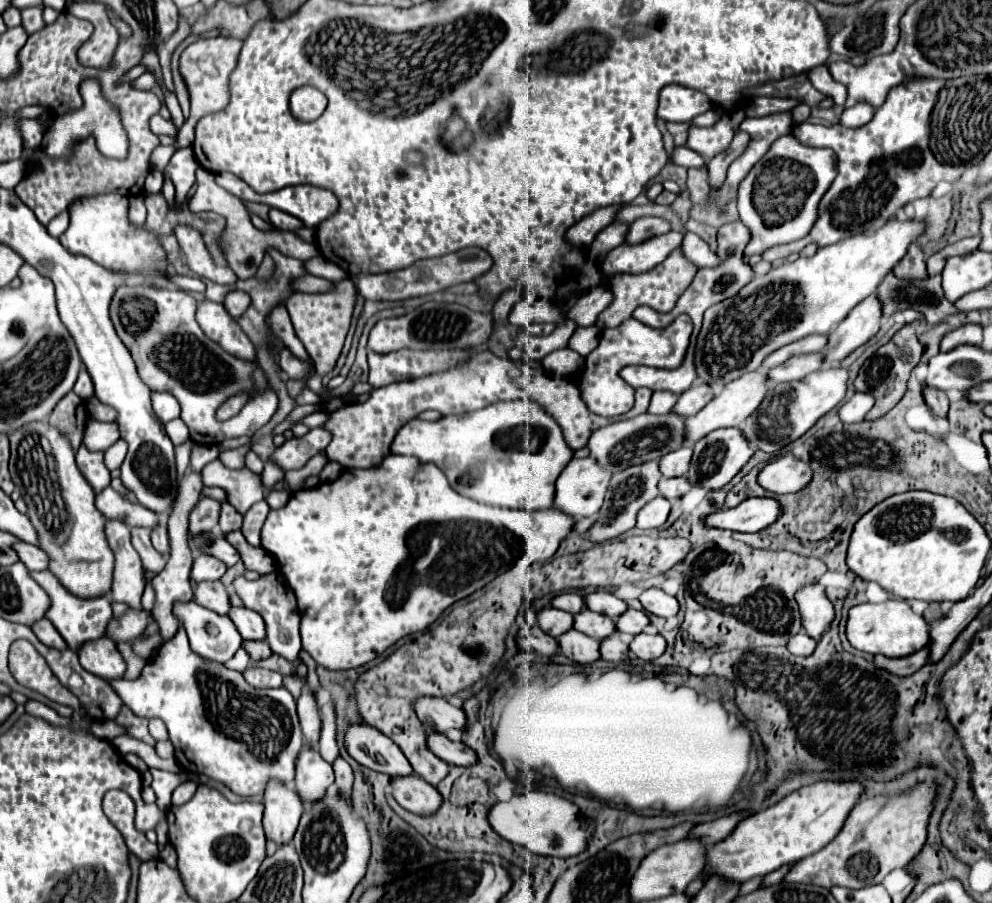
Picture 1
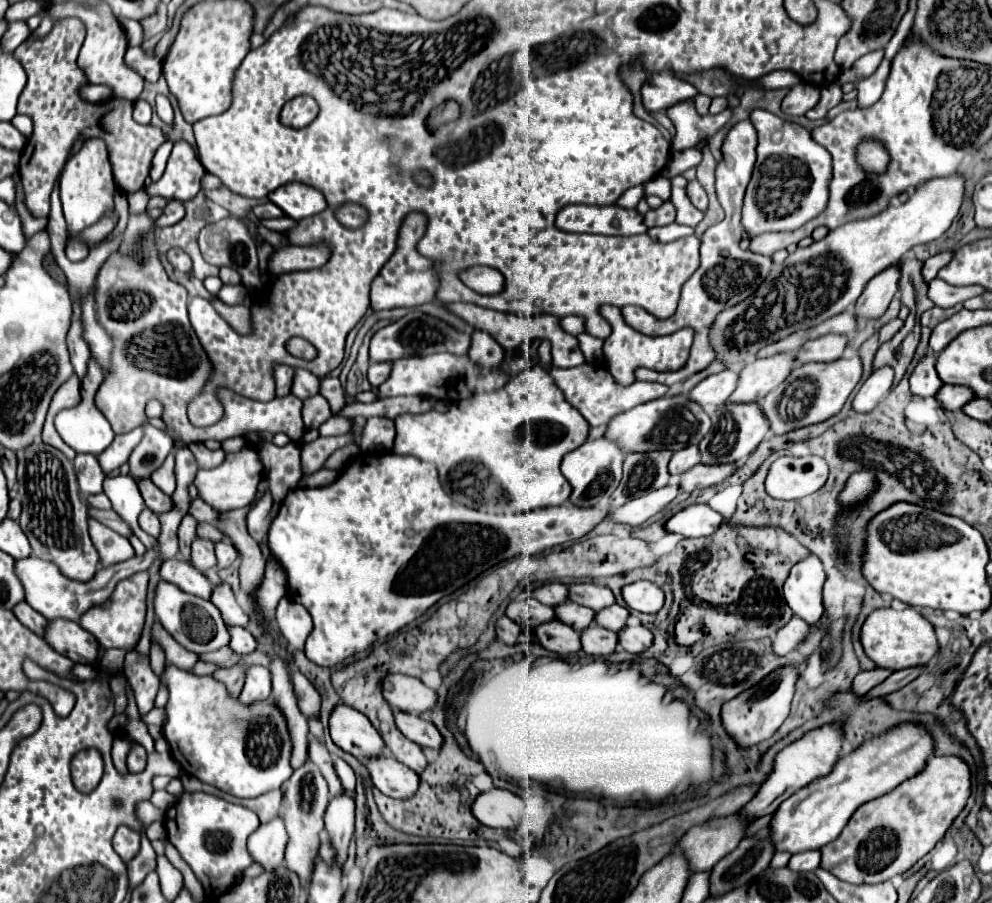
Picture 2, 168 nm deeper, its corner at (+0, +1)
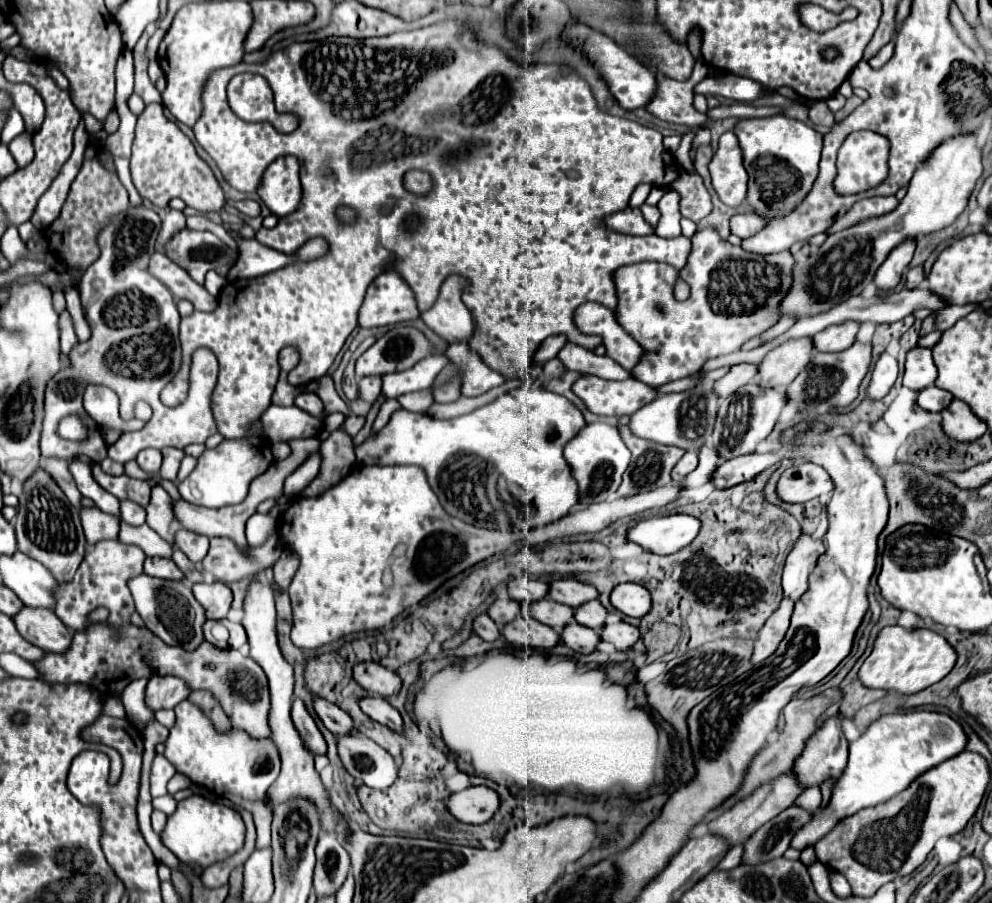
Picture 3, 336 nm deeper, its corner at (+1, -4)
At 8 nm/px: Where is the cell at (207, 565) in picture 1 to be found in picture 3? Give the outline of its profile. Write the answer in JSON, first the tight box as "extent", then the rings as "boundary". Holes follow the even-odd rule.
{"extent":[175,530,209,562],"boundary":[[[177,530],[175,534],[175,546],[191,560],[191,562],[201,562],[203,554],[207,554],[209,538],[195,534],[191,530]]]}

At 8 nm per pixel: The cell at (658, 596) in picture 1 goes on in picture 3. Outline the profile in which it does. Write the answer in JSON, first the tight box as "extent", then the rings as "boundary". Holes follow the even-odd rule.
{"extent":[611,584,651,618],"boundary":[[[617,584],[611,592],[611,604],[633,618],[643,618],[651,610],[651,594],[637,584]]]}

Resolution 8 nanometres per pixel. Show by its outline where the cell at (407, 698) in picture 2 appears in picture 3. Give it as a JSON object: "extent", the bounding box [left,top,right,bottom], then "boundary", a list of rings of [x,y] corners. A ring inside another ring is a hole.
{"extent":[353,662,401,696],"boundary":[[[359,662],[355,664],[353,668],[353,678],[371,694],[377,694],[377,696],[393,696],[399,686],[401,686],[401,680],[395,672],[383,668],[381,664],[377,662]]]}

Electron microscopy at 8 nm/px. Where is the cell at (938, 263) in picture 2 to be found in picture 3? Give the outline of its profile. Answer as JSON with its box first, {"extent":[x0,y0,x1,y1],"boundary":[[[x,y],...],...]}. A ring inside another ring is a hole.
{"extent":[907,266,925,288],"boundary":[[[919,266],[919,268],[909,268],[909,272],[907,272],[907,288],[917,288],[917,286],[921,286],[923,284],[923,280],[925,280],[925,276],[923,276],[923,266]]]}

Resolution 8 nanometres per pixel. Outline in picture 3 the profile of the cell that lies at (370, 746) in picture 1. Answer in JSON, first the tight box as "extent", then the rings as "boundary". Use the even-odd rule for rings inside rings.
{"extent":[313,698,353,734],"boundary":[[[313,698],[313,706],[315,706],[317,716],[325,724],[325,728],[331,730],[333,734],[353,732],[353,722],[351,722],[349,714],[345,710],[341,710],[339,706],[327,702],[325,698]]]}

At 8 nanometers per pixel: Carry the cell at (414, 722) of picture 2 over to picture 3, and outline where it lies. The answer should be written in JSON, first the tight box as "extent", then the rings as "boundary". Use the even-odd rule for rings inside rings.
{"extent":[359,696,403,732],"boundary":[[[365,696],[365,698],[359,698],[359,708],[369,716],[373,718],[375,722],[391,728],[393,732],[399,732],[403,728],[403,720],[399,716],[399,712],[381,696]]]}

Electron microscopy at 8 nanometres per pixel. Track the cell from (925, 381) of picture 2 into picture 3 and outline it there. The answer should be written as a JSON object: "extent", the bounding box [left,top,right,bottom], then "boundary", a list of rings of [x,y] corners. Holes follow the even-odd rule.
{"extent":[903,346,937,390],"boundary":[[[915,346],[907,352],[905,362],[905,374],[903,374],[903,386],[911,390],[923,390],[931,386],[937,378],[937,368],[931,358],[931,348]]]}

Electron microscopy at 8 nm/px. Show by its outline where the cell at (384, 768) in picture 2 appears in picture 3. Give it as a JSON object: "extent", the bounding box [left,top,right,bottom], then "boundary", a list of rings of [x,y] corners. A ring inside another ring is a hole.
{"extent":[335,732,397,790],"boundary":[[[359,732],[335,738],[337,738],[337,754],[345,770],[357,782],[361,780],[369,788],[381,788],[381,790],[391,786],[391,782],[395,782],[397,764],[385,748],[371,742],[371,738]]]}

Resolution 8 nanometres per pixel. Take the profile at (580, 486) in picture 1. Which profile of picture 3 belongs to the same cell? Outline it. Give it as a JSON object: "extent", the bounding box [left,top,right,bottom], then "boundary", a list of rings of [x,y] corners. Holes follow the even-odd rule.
{"extent":[565,422,631,504],"boundary":[[[591,422],[585,424],[577,432],[577,436],[567,442],[565,458],[573,470],[573,478],[579,484],[579,500],[583,504],[593,504],[593,502],[603,502],[617,492],[621,476],[629,466],[631,452],[621,440],[617,426],[611,426],[607,422]]]}

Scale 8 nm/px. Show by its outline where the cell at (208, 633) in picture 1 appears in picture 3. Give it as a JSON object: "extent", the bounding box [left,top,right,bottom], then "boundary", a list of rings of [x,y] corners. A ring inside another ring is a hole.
{"extent":[127,574,205,650],"boundary":[[[139,574],[127,582],[131,596],[135,600],[135,610],[143,618],[145,626],[159,636],[169,646],[183,646],[185,650],[195,650],[203,642],[203,622],[205,610],[195,602],[191,594],[191,586],[177,580],[161,580],[151,578],[147,574]]]}

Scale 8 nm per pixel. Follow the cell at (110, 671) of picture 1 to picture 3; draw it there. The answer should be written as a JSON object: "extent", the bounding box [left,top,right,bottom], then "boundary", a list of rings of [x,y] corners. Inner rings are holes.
{"extent":[11,606,73,652],"boundary":[[[23,606],[11,620],[27,642],[45,652],[65,652],[71,644],[73,632],[47,608]]]}

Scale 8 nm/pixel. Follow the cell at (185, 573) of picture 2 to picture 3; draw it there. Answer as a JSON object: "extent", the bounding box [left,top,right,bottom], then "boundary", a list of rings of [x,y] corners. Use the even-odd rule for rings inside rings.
{"extent":[143,556,183,580],"boundary":[[[159,556],[147,558],[143,564],[143,572],[155,578],[163,578],[163,580],[183,580],[181,570],[169,558],[159,558]]]}

